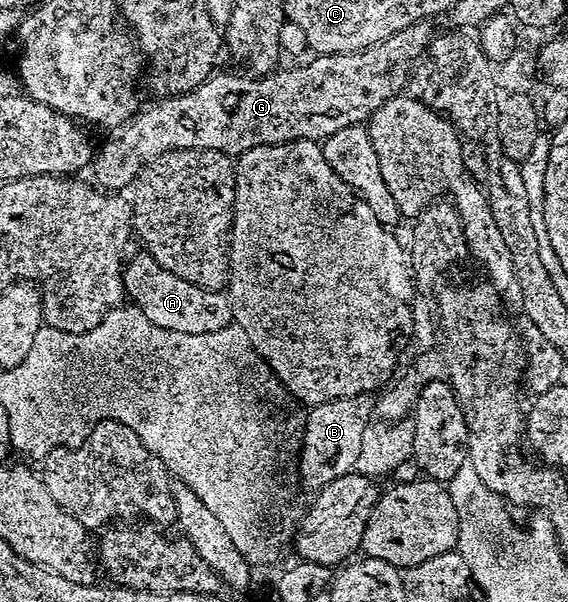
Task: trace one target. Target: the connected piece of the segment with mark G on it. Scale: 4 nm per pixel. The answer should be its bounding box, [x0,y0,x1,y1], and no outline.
[93,22,427,190]

